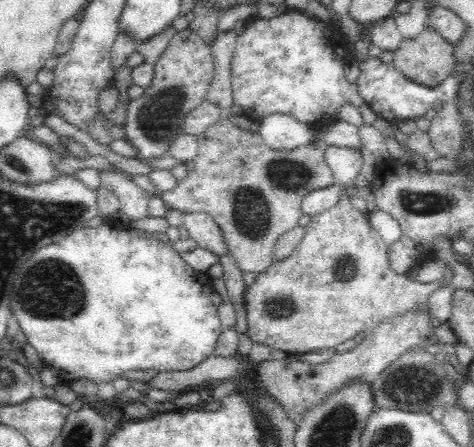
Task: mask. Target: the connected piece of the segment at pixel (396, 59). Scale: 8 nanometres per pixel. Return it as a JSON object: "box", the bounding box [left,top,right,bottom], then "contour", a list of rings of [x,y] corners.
{"box":[392,25,456,87],"contour":[[[427,25],[417,37],[403,39],[394,51],[392,63],[408,80],[422,86],[436,87],[454,72],[456,62],[454,45],[446,41],[434,27]]]}

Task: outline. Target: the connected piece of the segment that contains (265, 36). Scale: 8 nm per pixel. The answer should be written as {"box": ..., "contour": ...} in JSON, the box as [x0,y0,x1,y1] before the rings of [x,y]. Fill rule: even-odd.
{"box":[231,10,364,129],"contour":[[[289,10],[271,19],[258,18],[241,35],[237,36],[231,60],[231,84],[233,104],[244,109],[244,116],[260,122],[270,114],[288,115],[298,122],[322,129],[338,120],[338,112],[344,104],[362,106],[364,100],[354,82],[348,82],[344,73],[347,51],[340,44],[340,32],[328,22],[314,19],[303,11]]]}

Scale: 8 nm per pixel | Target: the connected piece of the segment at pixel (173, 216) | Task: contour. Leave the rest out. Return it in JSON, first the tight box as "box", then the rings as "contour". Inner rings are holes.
{"box":[165,209,228,255],"contour":[[[171,209],[165,218],[172,227],[179,228],[183,225],[189,236],[195,239],[198,247],[205,248],[217,255],[228,253],[228,245],[224,241],[222,231],[212,216],[202,212],[183,214],[178,210]]]}

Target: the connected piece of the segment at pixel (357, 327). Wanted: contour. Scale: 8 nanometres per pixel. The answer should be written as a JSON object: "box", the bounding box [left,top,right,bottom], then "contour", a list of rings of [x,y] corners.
{"box":[244,187,444,355],"contour":[[[340,187],[341,195],[336,206],[311,218],[303,239],[292,254],[280,262],[273,262],[264,272],[257,274],[254,283],[247,286],[244,292],[245,333],[253,343],[263,343],[289,355],[302,355],[318,348],[334,350],[359,332],[370,332],[384,319],[419,309],[428,303],[430,294],[444,284],[443,279],[424,284],[396,274],[389,265],[388,246],[380,233],[370,227],[366,214],[352,206],[346,187]]]}

